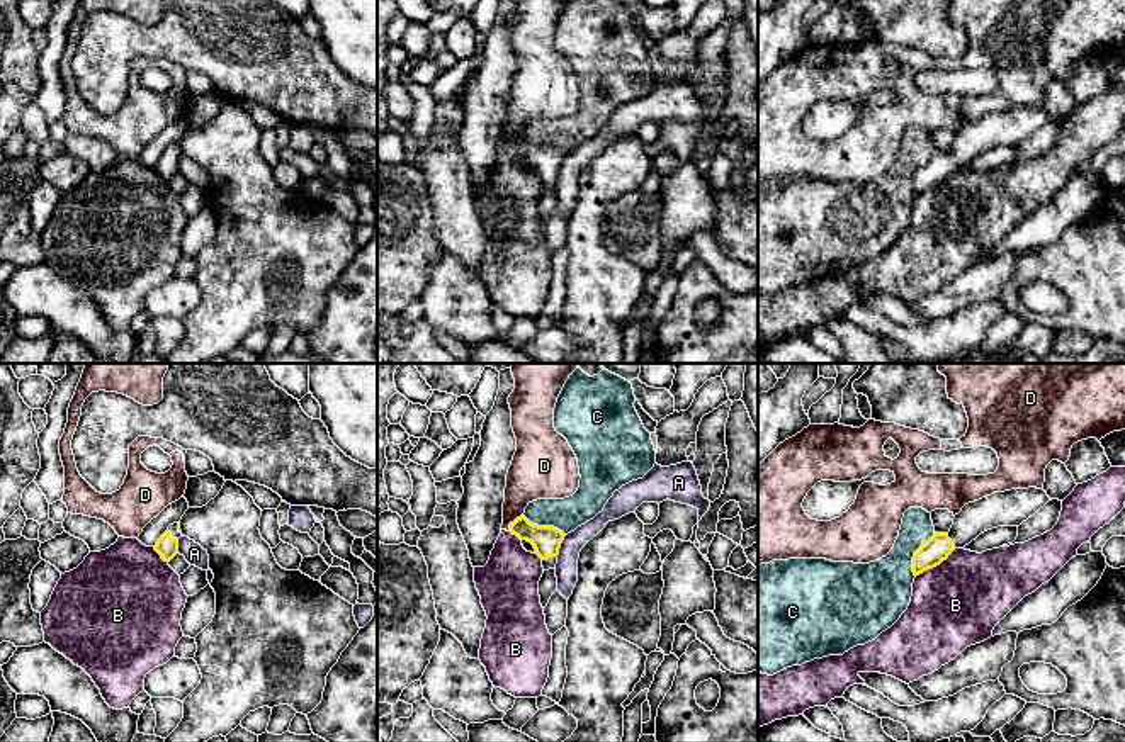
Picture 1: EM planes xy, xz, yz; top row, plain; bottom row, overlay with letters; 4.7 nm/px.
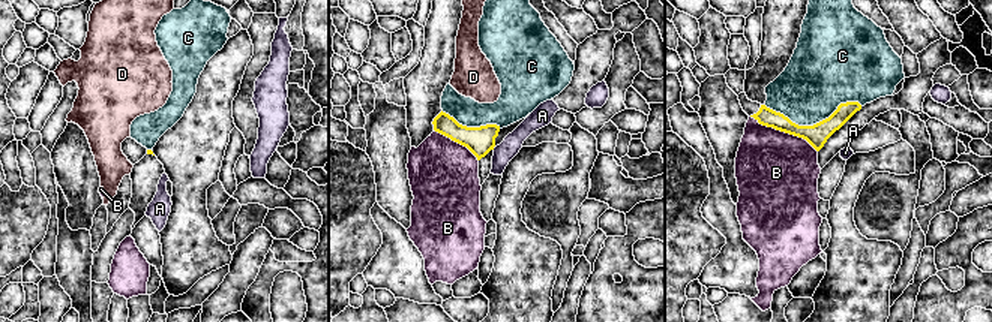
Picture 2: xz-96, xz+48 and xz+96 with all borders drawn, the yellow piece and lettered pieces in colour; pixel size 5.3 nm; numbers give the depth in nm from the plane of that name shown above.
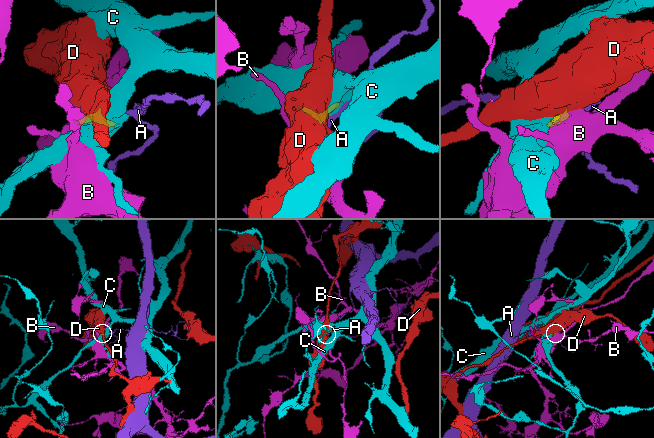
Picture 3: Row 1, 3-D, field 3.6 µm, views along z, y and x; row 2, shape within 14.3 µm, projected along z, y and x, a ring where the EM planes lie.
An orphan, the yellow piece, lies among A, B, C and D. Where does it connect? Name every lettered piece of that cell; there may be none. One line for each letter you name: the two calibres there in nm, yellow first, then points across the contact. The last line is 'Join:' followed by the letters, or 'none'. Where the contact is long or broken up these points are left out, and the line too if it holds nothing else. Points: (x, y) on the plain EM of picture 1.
Join: none

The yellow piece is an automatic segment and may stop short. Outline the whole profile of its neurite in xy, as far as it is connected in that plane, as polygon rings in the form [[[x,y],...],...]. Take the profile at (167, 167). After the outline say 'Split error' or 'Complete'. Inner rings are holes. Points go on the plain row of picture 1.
[[[180,141],[168,146],[168,149],[158,158],[155,170],[165,182],[170,182],[178,173],[178,158],[182,156]]]. Split error

